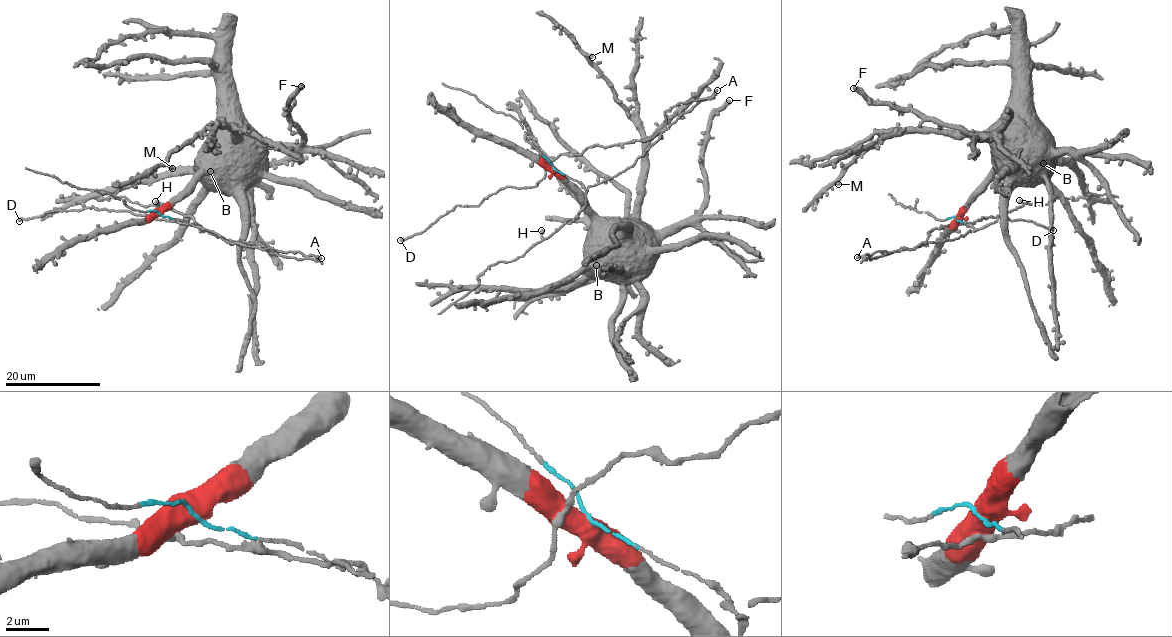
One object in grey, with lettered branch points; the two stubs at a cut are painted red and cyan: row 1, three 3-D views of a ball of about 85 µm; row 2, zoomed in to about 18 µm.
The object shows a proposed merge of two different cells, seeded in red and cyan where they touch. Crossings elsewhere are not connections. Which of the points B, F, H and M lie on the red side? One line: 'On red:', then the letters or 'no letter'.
On red: B, F, M

